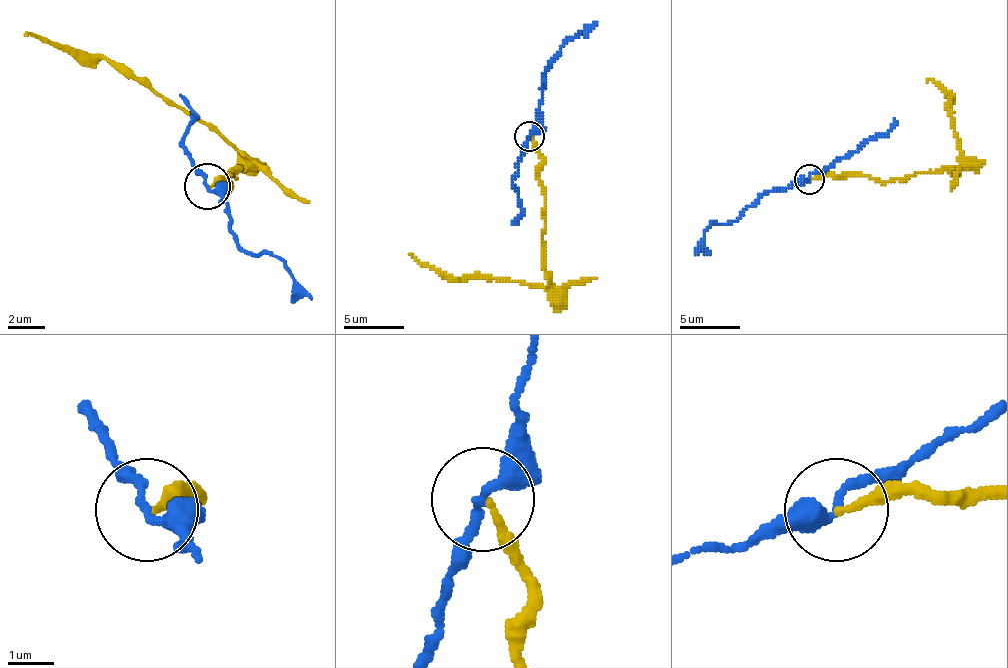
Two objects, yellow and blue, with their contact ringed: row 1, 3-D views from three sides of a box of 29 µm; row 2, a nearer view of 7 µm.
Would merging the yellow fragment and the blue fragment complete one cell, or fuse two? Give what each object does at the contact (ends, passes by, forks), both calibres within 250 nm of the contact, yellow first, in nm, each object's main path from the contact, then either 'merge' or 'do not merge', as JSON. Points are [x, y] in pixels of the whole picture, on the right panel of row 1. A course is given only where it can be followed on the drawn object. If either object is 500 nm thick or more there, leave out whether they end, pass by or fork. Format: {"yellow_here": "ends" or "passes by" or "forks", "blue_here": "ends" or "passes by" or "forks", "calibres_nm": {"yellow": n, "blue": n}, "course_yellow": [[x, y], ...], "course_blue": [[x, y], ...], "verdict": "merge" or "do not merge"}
{"yellow_here": "ends", "blue_here": "passes by", "calibres_nm": {"yellow": 160, "blue": 240}, "course_yellow": [[809, 179], [858, 176], [894, 182], [942, 173], [963, 163], [951, 97], [936, 82], [927, 82]], "course_blue": [[809, 179], [764, 191], [728, 224], [713, 224], [695, 254]], "verdict": "do not merge"}

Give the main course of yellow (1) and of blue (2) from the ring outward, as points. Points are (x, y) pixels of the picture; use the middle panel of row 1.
1: (530, 136), (542, 160), (539, 185), (545, 221), (545, 269), (554, 290), (533, 284), (445, 278), (409, 254)
2: (530, 136), (542, 91), (542, 73), (572, 40), (596, 22)

